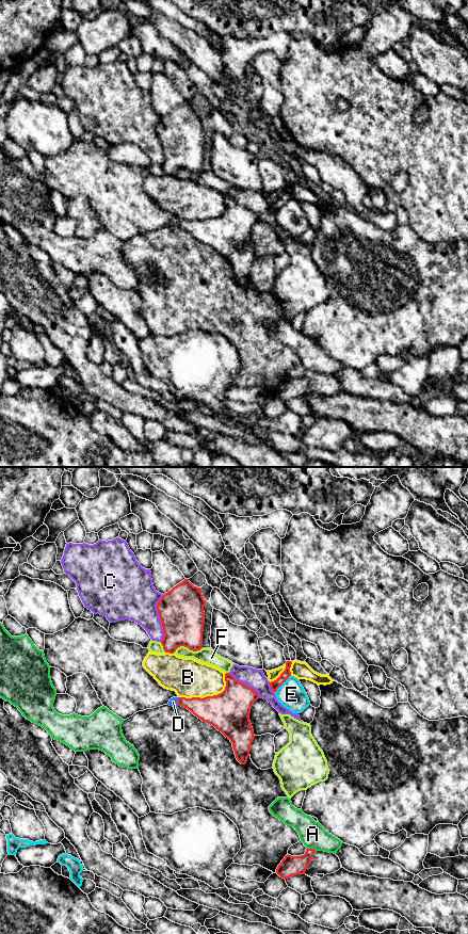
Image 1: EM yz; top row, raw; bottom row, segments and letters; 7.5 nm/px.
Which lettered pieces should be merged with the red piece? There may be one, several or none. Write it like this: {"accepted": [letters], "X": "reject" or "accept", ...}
{"accepted": ["D"], "A": "reject", "B": "reject", "C": "reject", "D": "accept", "E": "reject", "F": "reject"}

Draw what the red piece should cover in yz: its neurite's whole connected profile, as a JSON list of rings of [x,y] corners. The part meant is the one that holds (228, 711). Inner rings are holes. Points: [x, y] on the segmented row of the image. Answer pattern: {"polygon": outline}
{"polygon": [[[225,674],[225,690],[213,696],[173,697],[168,704],[184,707],[195,716],[214,726],[232,743],[237,760],[245,764],[255,738],[249,721],[253,704],[259,698],[258,692]]]}

